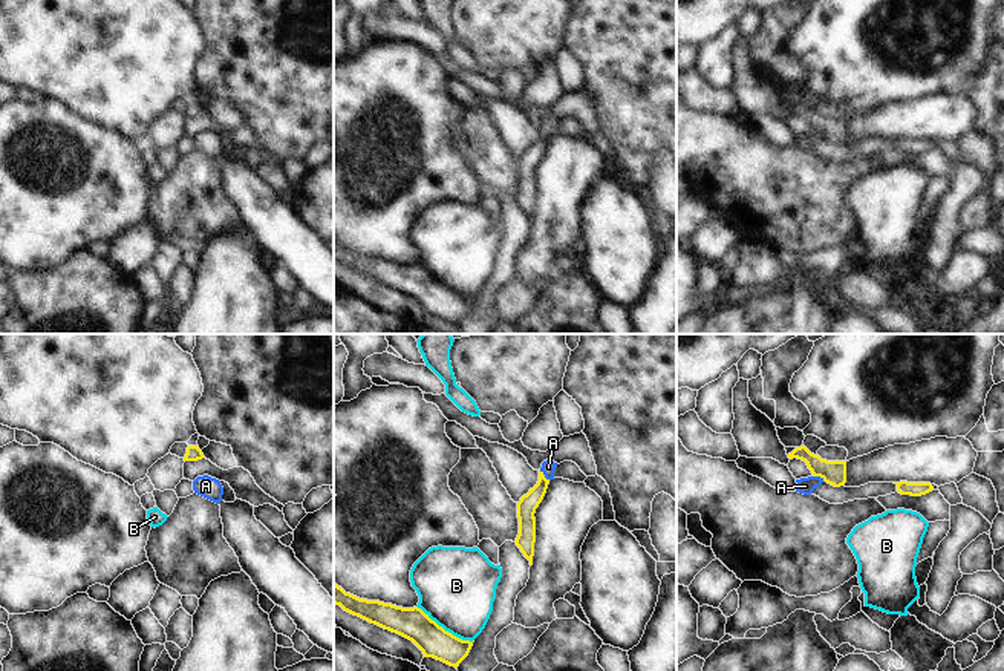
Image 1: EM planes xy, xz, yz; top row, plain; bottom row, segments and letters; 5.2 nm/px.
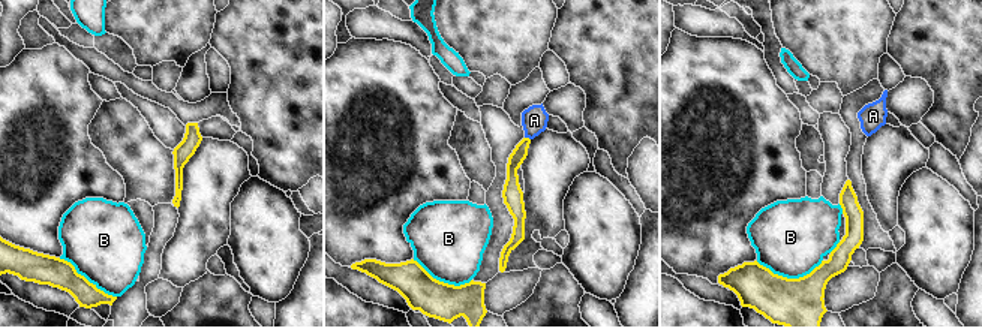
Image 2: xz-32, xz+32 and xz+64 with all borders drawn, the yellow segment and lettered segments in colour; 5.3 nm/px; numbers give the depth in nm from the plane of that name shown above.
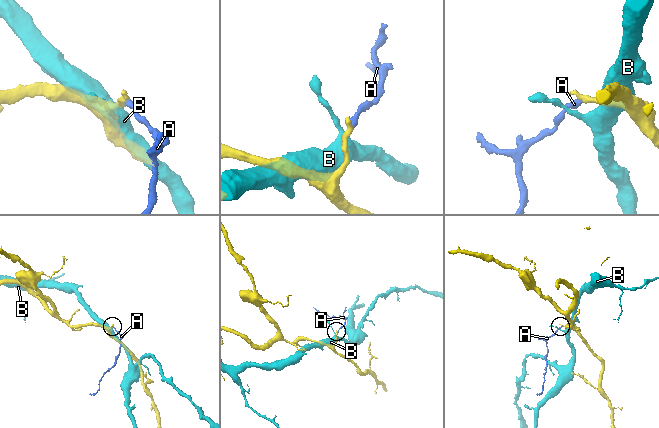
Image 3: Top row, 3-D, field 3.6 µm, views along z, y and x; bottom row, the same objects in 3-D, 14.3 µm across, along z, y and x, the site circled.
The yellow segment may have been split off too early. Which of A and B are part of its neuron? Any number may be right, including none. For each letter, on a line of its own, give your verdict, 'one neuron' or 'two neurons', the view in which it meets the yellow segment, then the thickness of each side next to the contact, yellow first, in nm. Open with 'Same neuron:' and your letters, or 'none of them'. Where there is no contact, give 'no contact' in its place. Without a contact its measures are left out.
Same neuron: none of them
A: two neurons; meets yellow in yz; 130 nm thick on the yellow side, 90 nm on the other
B: two neurons; meets yellow in xz; 170 nm thick on the yellow side, 420 nm on the other

